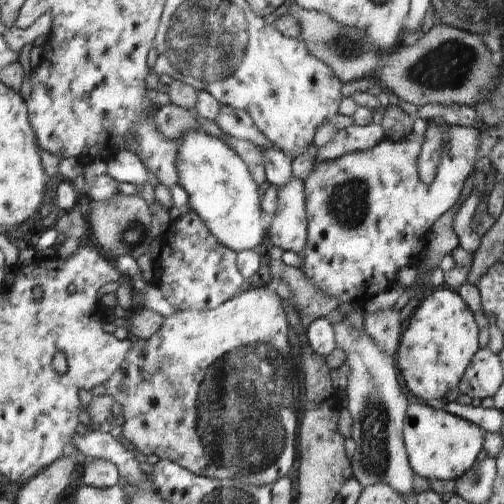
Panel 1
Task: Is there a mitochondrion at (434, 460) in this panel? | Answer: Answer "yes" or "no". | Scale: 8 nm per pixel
no

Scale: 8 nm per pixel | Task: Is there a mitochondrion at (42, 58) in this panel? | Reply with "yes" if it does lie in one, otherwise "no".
no

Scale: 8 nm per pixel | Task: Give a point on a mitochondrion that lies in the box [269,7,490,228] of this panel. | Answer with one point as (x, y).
(450, 64)

